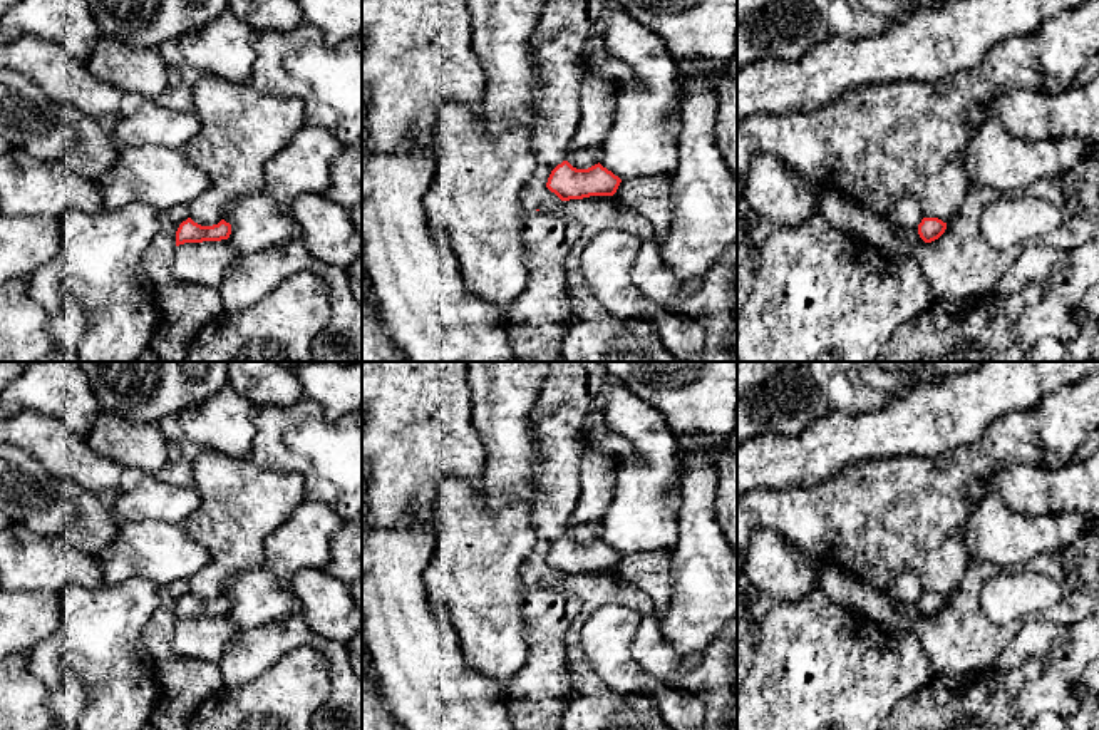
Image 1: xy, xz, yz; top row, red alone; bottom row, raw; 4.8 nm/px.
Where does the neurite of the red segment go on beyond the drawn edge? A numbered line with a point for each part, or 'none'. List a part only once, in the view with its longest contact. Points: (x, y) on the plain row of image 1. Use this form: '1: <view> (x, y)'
none

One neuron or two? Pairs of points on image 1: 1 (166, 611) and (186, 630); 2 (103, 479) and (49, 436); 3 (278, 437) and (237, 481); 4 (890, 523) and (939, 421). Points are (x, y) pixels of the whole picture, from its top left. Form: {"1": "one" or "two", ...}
{"1": "two", "2": "one", "3": "two", "4": "two"}

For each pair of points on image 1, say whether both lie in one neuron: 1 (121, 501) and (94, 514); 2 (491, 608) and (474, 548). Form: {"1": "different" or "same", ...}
{"1": "different", "2": "same"}

